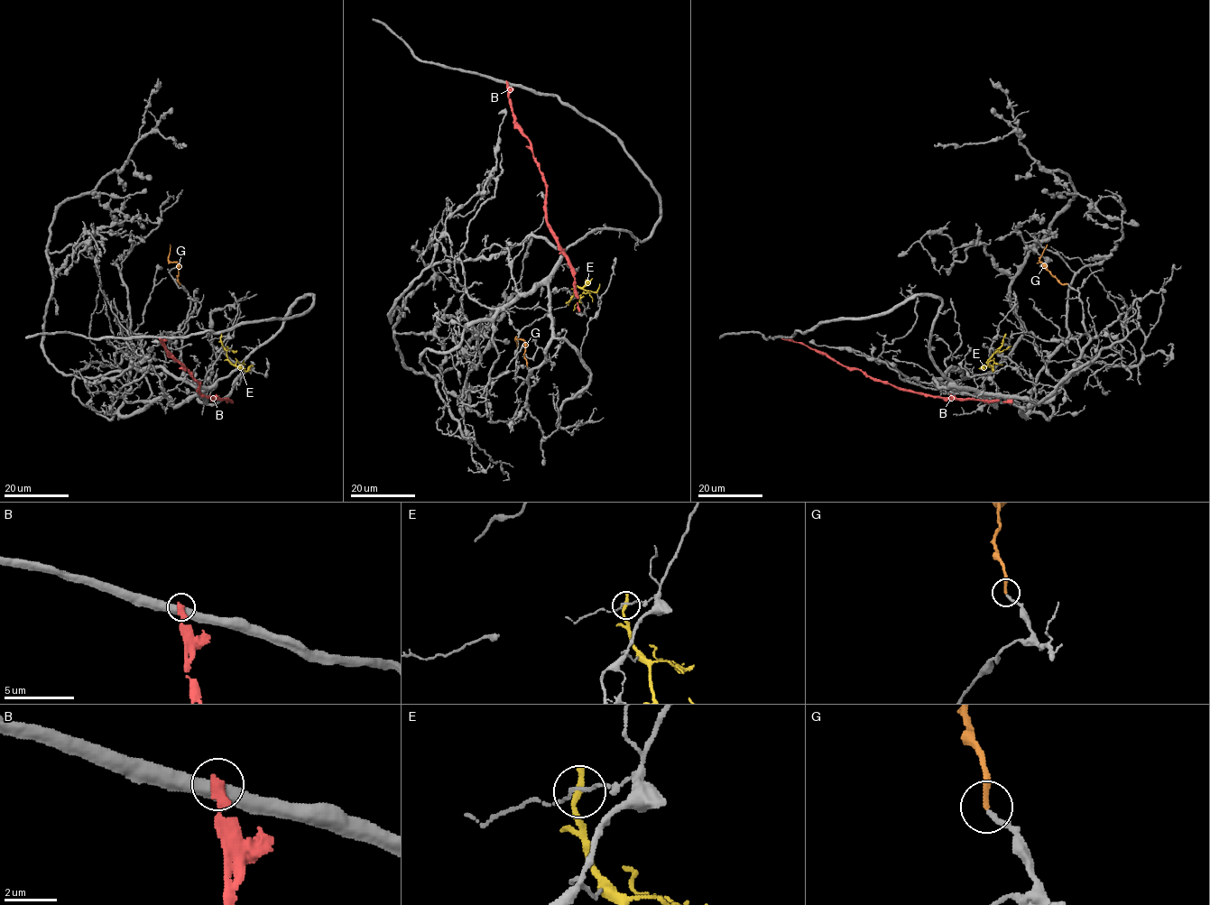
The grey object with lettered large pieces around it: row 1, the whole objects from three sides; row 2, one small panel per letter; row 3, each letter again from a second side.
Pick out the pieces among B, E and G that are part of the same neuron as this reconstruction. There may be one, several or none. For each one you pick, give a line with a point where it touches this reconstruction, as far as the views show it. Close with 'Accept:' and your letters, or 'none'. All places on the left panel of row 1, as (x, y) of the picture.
G: (180, 283)
Accept: G

